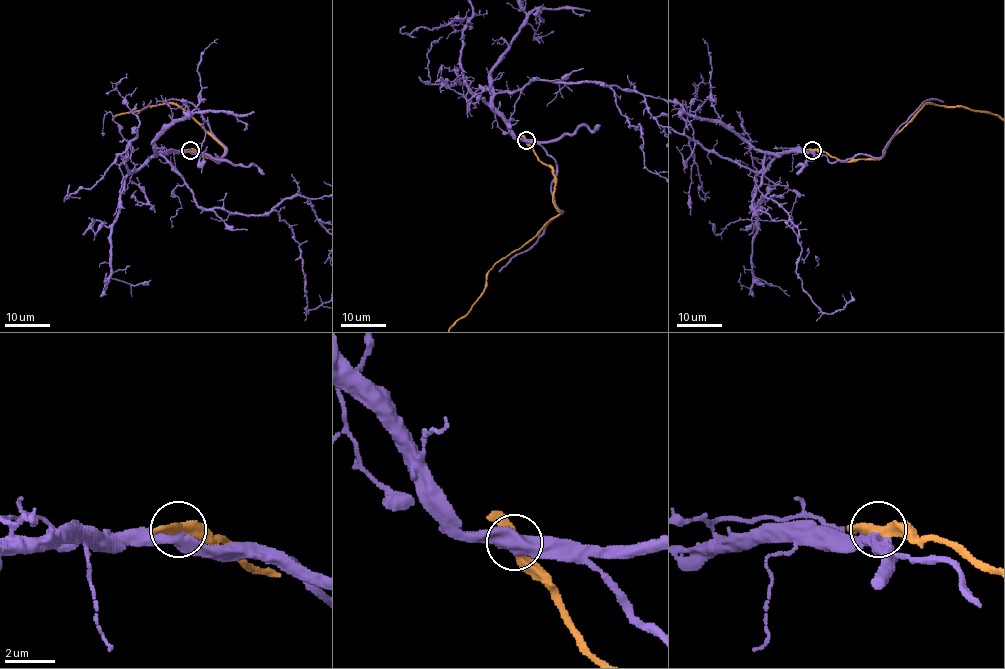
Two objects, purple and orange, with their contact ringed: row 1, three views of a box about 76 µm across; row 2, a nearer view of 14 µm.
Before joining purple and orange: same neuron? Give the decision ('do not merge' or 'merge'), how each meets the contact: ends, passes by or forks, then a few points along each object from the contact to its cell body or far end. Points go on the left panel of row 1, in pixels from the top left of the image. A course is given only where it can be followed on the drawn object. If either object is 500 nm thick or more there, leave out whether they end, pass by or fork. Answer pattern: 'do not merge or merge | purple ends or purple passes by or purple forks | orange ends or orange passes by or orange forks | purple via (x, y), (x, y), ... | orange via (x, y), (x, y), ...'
do not merge | purple via (189, 150), (157, 153), (202, 207), (275, 210), (292, 230), (308, 313)

